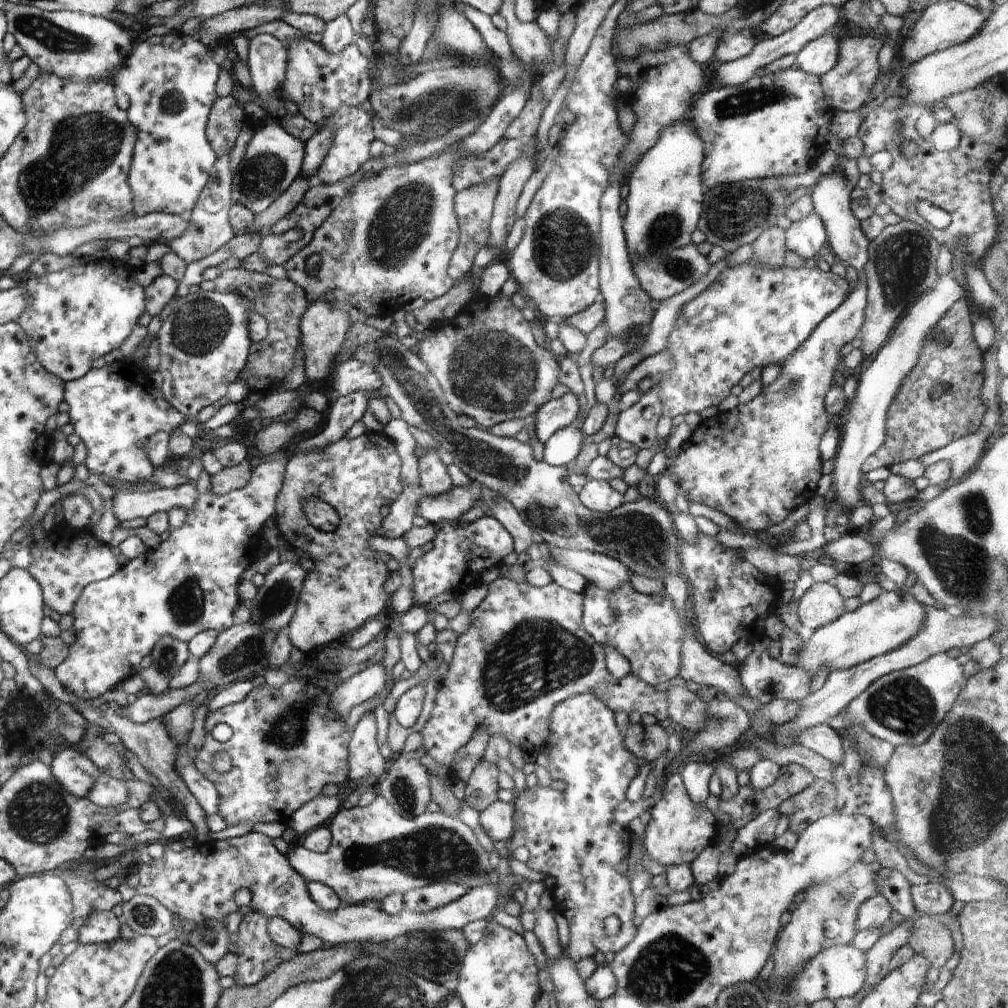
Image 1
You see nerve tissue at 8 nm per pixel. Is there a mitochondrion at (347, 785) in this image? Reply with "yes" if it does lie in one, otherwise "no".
no

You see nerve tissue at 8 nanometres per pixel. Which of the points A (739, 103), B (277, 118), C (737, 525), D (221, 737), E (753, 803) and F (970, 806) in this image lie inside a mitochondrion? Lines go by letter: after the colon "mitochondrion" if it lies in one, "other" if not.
A: mitochondrion
B: other
C: other
D: other
E: other
F: mitochondrion

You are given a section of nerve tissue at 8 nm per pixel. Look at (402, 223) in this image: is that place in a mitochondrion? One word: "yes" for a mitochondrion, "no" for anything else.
yes

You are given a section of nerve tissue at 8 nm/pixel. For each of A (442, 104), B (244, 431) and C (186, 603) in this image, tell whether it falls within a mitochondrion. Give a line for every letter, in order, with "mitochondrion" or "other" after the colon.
A: mitochondrion
B: other
C: mitochondrion

